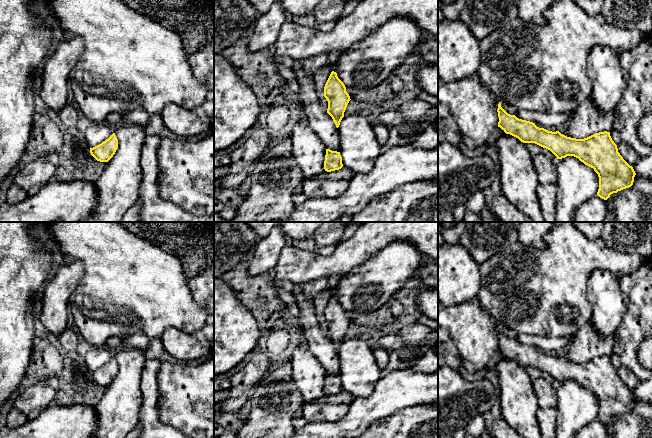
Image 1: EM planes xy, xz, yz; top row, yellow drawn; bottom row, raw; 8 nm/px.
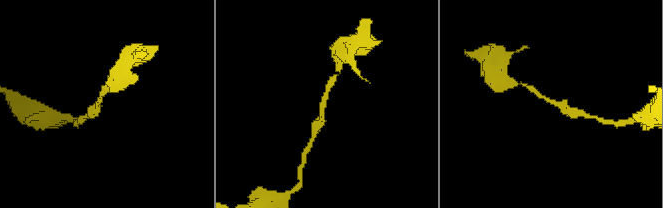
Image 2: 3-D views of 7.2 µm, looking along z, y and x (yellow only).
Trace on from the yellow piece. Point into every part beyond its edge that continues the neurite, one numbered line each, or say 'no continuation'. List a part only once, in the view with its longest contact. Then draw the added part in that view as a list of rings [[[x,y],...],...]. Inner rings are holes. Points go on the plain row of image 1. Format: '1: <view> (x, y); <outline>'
no continuation

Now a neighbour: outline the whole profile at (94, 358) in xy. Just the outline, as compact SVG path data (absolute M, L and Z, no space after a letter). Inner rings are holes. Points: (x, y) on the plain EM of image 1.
M86 347L81 356L89 372L93 372L108 363L114 351L106 347Z

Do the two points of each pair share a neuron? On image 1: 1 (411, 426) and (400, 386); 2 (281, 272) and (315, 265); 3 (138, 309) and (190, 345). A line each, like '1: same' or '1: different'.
1: different
2: same
3: different

